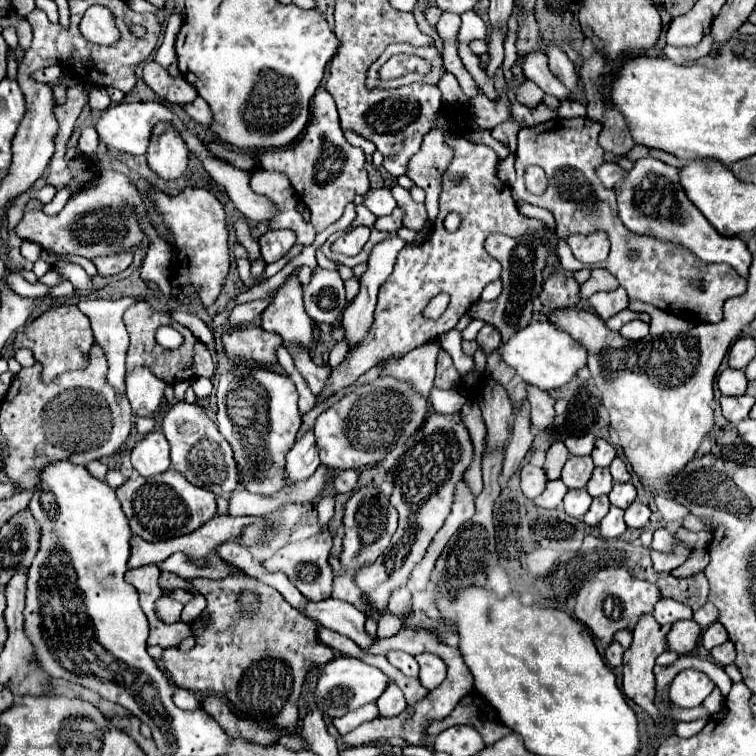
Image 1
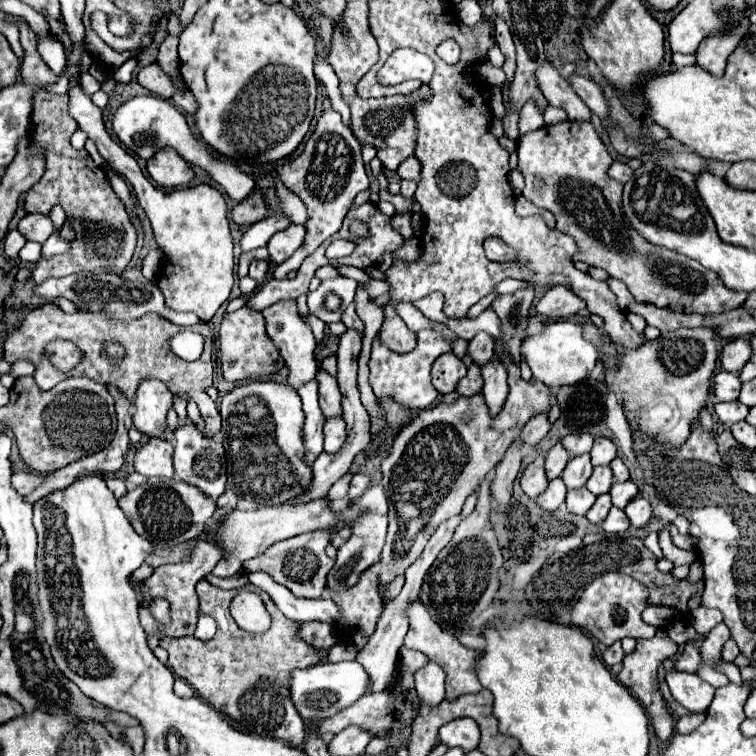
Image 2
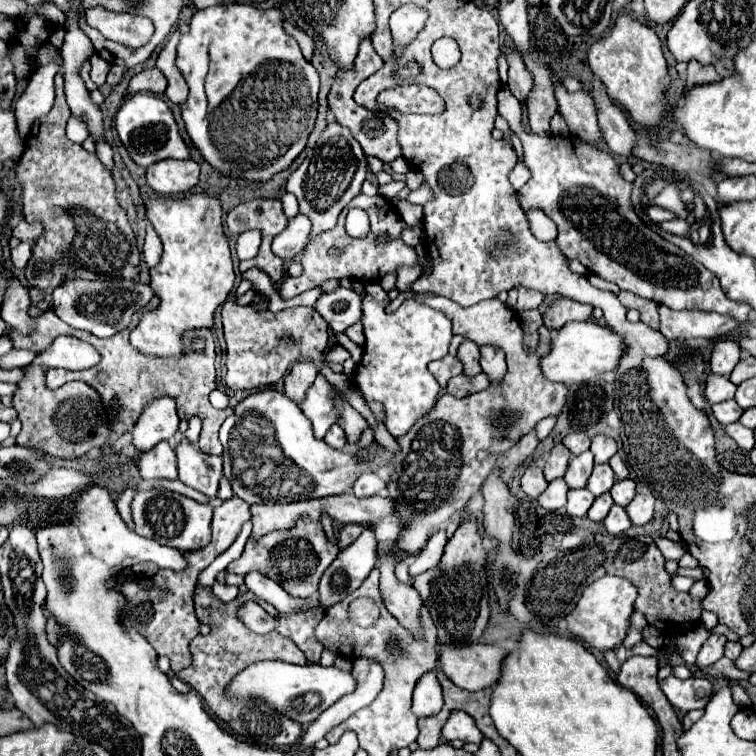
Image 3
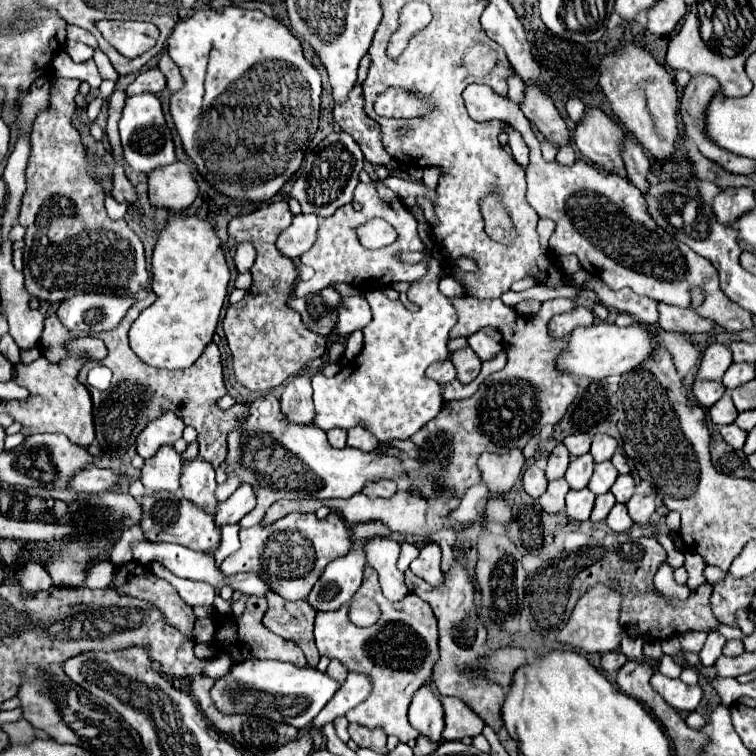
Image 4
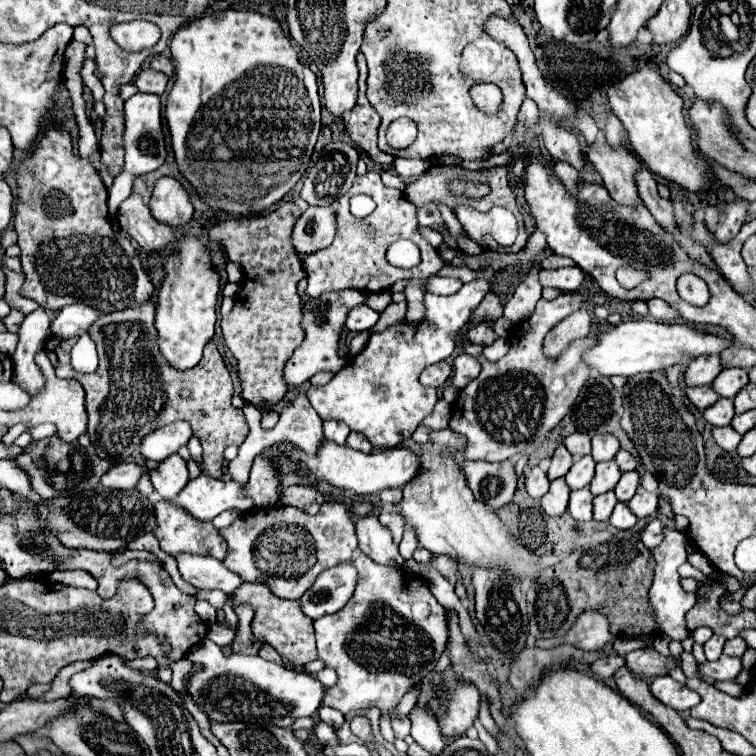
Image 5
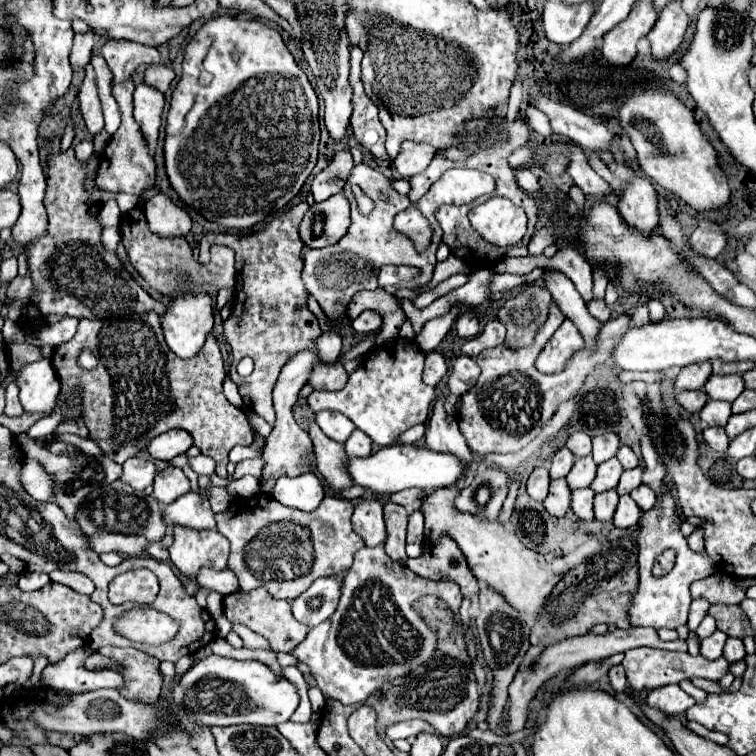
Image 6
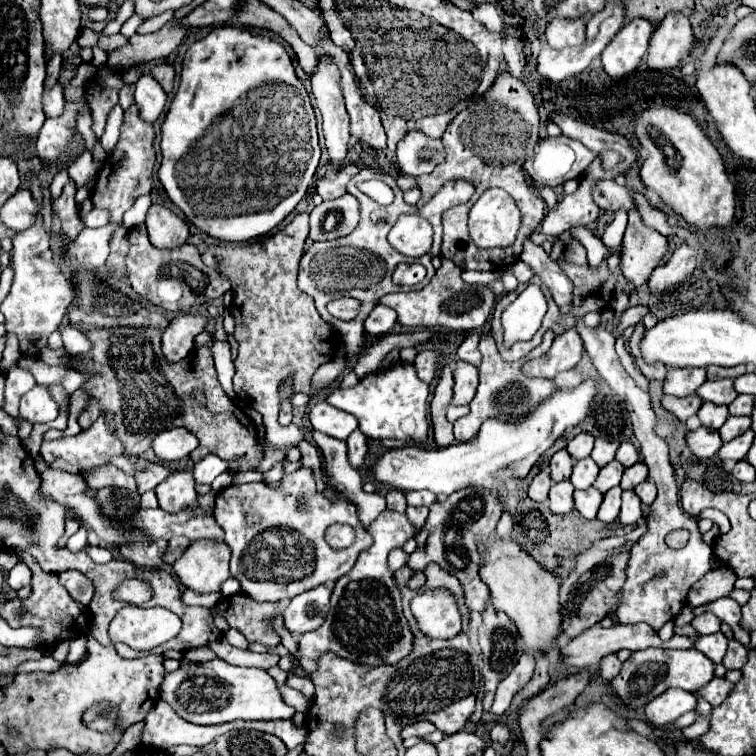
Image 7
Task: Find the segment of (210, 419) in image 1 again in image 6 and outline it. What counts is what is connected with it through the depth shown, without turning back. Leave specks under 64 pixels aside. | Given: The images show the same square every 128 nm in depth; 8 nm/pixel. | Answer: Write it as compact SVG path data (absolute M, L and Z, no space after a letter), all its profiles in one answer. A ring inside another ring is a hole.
M244 476L240 480L234 480L227 486L227 491L233 495L232 497L240 496L240 498L248 498L256 492L260 492L260 480L254 476ZM188 492L180 496L174 504L168 504L164 508L164 524L168 528L174 526L184 526L184 528L194 528L194 530L214 530L214 512L210 508L210 502L204 494Z

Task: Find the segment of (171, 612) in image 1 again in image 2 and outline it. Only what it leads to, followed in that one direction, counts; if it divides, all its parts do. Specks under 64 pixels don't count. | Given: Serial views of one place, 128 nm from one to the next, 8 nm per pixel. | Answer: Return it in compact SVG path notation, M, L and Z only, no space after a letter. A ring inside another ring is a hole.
M156 599L149 606L152 615L162 624L170 623L170 604L164 599Z

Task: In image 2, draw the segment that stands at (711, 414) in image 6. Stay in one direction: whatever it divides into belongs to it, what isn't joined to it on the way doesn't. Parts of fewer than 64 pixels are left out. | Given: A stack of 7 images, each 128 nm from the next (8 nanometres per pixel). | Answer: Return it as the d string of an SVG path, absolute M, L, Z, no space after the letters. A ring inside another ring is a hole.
M732 400L732 402L718 402L718 404L714 406L714 410L716 410L720 422L724 422L724 424L734 424L734 422L744 420L744 418L748 416L748 410L750 410L750 408L744 406L742 402L738 402L738 400Z

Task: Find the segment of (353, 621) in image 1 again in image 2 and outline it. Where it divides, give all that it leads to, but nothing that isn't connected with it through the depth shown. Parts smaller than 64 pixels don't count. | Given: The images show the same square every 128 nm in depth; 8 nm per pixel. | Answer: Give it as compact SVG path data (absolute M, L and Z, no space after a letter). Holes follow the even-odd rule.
M266 572L248 574L248 580L256 588L268 592L268 596L278 606L278 610L284 616L288 616L290 620L296 620L296 622L312 622L312 620L318 620L318 622L328 622L334 628L338 628L338 624L342 626L342 620L338 616L338 606L330 598L304 600L304 598L292 596L292 592L288 592L288 588L276 584L272 580L272 576L268 576Z

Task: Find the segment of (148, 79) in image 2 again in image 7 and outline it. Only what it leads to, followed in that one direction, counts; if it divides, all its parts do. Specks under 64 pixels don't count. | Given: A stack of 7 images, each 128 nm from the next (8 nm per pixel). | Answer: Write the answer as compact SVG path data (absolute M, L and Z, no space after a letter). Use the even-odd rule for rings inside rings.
M158 64L152 68L152 76L160 82L164 92L170 92L174 88L174 66L172 64Z

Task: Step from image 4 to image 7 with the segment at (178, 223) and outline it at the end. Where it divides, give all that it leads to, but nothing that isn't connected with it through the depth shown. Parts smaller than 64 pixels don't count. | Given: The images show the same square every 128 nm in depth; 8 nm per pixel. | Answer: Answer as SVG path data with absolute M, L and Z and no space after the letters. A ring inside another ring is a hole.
M198 314L176 316L162 334L162 352L168 362L180 362L192 350L194 338L206 326L206 318Z

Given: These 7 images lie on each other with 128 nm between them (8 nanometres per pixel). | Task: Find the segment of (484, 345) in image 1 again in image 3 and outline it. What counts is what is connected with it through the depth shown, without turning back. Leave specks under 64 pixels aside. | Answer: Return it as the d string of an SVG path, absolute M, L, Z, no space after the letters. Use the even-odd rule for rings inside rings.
M464 340L460 344L458 358L464 364L464 374L468 378L472 378L472 376L476 376L476 374L482 372L482 368L480 368L480 350L478 350L478 346L472 340Z

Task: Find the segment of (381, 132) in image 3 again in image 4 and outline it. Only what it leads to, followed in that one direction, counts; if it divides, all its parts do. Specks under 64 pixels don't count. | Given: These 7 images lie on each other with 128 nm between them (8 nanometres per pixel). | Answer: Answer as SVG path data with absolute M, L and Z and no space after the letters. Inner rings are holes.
M364 56L360 62L356 86L350 92L348 100L334 108L334 120L344 132L348 132L358 142L358 146L362 148L368 162L388 166L392 156L382 146L380 126L378 126L378 122L368 118L368 114L364 112L364 98L362 98L362 94L358 94L358 84L362 84L366 80L368 68L370 68L370 62L368 62L368 56Z

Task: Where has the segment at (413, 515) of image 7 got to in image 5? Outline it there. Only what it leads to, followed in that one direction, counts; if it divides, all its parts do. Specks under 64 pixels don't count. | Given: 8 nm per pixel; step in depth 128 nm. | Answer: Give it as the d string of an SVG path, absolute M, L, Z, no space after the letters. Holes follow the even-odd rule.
M406 528L404 538L402 538L402 542L400 542L400 554L402 554L402 558L404 558L404 560L412 558L412 554L414 554L414 550L416 550L416 548L418 548L416 534L412 532L412 528Z

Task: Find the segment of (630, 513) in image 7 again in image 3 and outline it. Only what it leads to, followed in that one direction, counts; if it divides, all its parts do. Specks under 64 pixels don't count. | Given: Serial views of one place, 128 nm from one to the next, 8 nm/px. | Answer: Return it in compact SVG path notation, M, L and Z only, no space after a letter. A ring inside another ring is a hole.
M614 504L612 510L608 512L608 516L604 518L604 526L606 526L608 534L612 534L612 536L620 536L620 534L624 534L624 532L632 526L632 522L628 520L626 510L624 510L622 506Z

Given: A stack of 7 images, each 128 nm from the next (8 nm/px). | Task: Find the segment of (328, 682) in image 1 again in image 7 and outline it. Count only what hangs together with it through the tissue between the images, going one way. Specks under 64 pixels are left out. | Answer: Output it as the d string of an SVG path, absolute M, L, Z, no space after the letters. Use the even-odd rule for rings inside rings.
M220 658L204 664L182 662L178 670L166 672L160 698L168 700L180 718L202 726L232 720L288 720L296 712L282 700L274 678L266 670L232 666Z

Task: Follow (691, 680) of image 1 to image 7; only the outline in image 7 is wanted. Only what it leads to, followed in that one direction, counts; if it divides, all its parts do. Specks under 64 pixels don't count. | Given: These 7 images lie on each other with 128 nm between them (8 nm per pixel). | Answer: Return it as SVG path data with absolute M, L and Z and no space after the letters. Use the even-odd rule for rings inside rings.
M670 688L668 692L660 694L658 698L654 698L652 702L646 704L646 720L654 728L660 728L660 726L674 722L676 718L680 718L682 714L686 714L694 708L696 708L694 694L688 694L678 688Z

